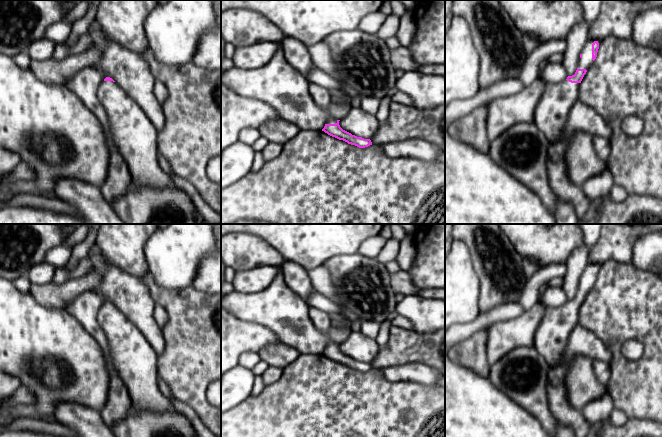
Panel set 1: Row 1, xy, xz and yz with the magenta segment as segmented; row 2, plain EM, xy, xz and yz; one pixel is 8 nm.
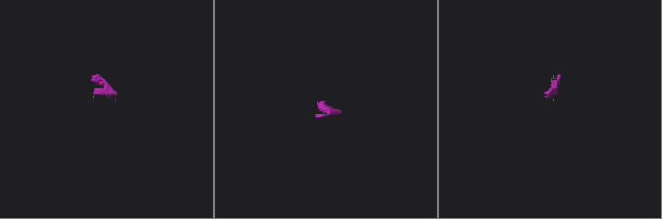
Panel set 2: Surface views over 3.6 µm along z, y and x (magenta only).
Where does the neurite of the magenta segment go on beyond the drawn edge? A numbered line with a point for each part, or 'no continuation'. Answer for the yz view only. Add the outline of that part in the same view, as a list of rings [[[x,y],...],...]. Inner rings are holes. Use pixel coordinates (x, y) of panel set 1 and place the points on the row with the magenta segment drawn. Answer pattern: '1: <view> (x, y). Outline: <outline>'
1: yz (585, 62). Outline: [[[588,40],[584,48],[582,49],[582,57],[578,63],[578,69],[586,69],[588,70],[593,64],[592,60],[592,44],[594,41],[597,41],[600,45],[601,40]]]
2: yz (553, 108). Outline: [[[567,80],[560,83],[546,82],[545,90],[535,109],[534,123],[550,143],[561,137],[569,112],[579,100],[580,85]]]

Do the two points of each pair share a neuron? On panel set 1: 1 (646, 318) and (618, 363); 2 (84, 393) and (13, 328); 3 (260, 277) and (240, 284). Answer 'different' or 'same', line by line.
1: same
2: same
3: same

